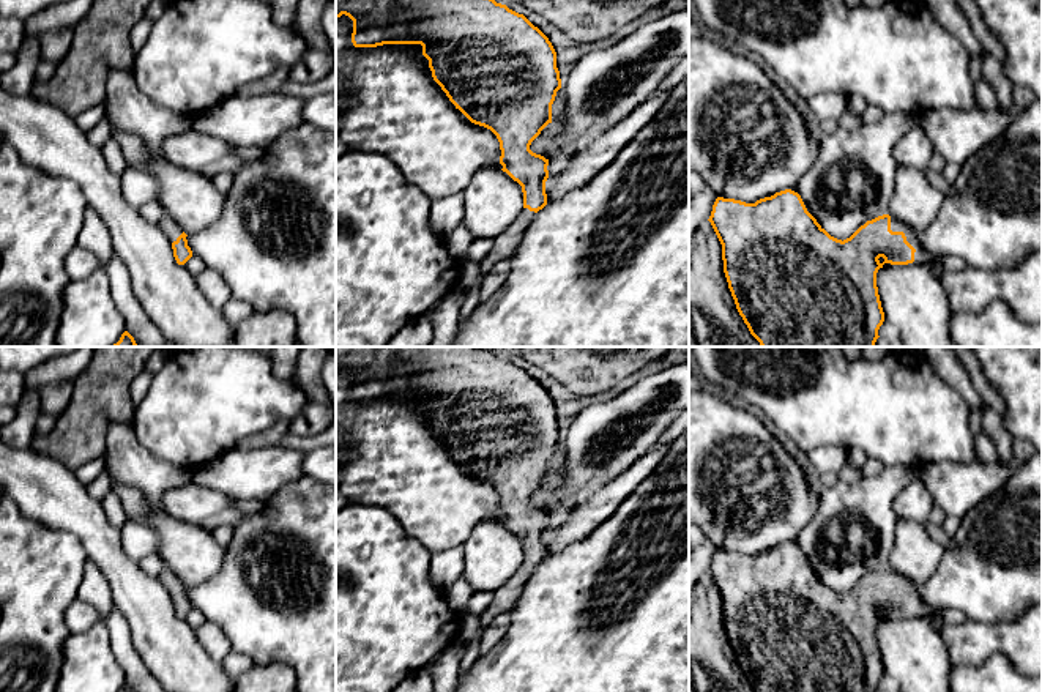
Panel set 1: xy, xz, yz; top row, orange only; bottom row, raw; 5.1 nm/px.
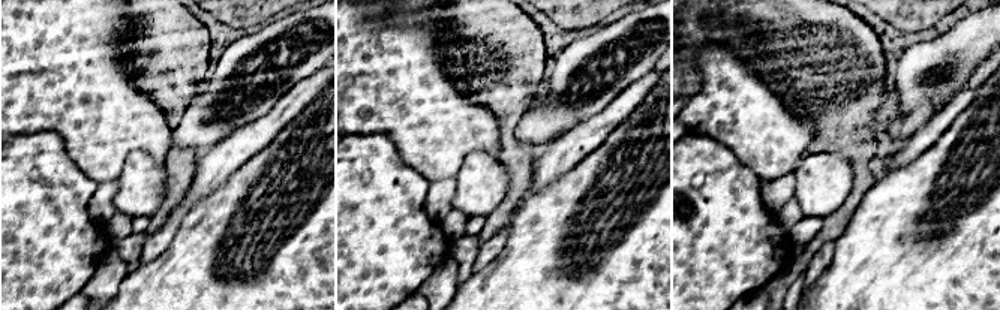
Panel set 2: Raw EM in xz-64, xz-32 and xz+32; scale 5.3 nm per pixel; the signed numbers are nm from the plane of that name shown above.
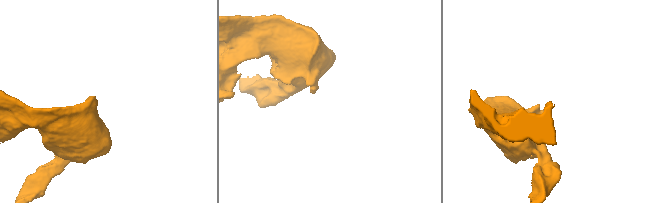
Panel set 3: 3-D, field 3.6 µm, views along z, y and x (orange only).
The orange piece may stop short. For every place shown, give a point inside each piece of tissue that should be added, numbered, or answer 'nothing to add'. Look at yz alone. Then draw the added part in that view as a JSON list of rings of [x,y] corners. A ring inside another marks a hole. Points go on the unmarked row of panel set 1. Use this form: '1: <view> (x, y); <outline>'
1: yz (921, 609); [[[891,572],[891,583],[892,585],[903,585],[905,590],[906,590],[906,594],[916,602],[914,605],[914,615],[919,615],[919,616],[940,616],[941,615],[941,610],[940,608],[935,608],[928,604],[925,604],[919,593],[917,593],[917,586],[910,582],[908,579],[902,577],[900,574],[897,572]]]

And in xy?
1: xy (167, 577); [[[162,566],[161,572],[156,577],[164,585],[170,596],[177,594],[177,591],[183,586],[181,580],[169,567]]]

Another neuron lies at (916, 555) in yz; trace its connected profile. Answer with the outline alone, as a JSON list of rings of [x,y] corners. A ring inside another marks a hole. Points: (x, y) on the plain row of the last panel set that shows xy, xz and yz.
[[[899,519],[894,534],[894,550],[888,567],[913,582],[916,586],[927,582],[940,564],[944,547],[933,541],[925,523]]]

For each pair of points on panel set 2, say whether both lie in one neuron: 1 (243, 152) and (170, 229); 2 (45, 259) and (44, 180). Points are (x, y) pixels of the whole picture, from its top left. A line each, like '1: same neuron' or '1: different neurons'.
1: same neuron
2: same neuron

